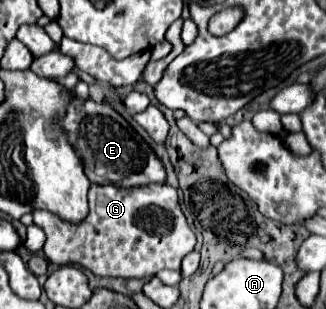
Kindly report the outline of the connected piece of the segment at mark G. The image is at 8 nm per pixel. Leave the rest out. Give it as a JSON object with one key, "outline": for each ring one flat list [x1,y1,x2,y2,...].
{"outline":[[152,183,142,187,116,187,116,185,91,184,88,191,89,213,88,219,80,223,70,223,60,219,58,215,42,209,32,211,34,223,44,227,46,231,46,243,44,243,44,255,58,265,78,263,96,275,104,277,154,277,162,269,180,269,182,259,194,249,196,235,188,227,188,221,180,209,178,193,168,183]]}

